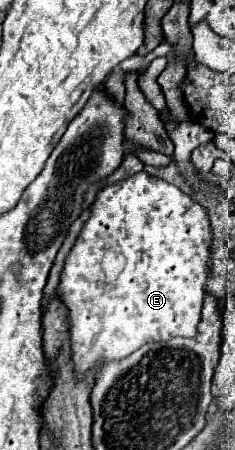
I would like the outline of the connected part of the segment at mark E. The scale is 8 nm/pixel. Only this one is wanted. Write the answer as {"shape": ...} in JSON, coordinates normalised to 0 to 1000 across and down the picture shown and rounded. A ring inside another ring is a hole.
{"shape":[[[613,378],[417,422],[383,484],[357,493],[255,609],[247,658],[289,684],[315,844],[349,849],[400,818],[553,791],[613,764],[740,747],[826,747],[860,702],[902,573],[902,502],[885,467],[791,427]]]}

